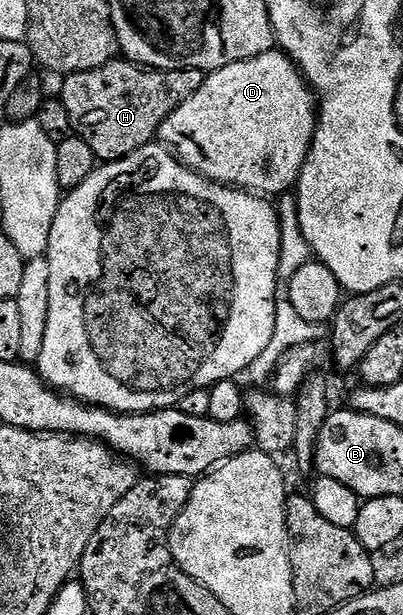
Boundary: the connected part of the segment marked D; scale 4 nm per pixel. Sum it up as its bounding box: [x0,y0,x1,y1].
[158,49,318,197]

